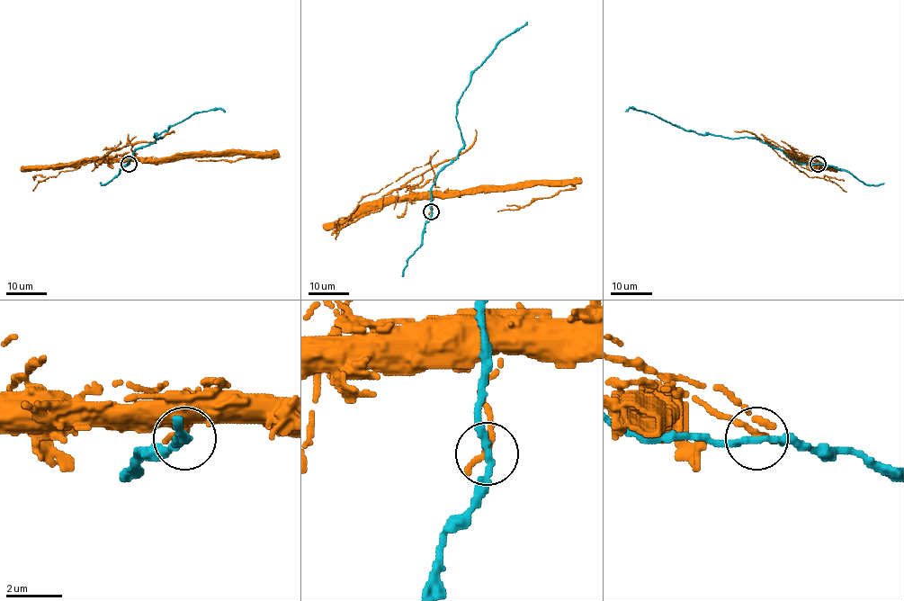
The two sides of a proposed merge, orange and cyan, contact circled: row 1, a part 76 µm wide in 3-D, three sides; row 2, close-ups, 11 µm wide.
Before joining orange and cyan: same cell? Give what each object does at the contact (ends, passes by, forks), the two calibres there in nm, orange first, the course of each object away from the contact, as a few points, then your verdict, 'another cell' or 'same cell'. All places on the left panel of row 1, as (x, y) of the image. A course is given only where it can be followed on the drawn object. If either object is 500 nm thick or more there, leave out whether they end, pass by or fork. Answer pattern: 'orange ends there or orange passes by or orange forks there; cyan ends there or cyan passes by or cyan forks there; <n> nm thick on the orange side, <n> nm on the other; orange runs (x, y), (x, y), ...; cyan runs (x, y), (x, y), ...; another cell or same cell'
orange ends there; cyan passes by; 320 nm thick on the orange side, 260 nm on the other; orange runs (129, 163), (128, 157), (170, 158), (174, 156), (273, 152), (263, 157), (249, 156), (235, 160), (195, 159); cyan runs (129, 164), (136, 149), (161, 138), (154, 138), (155, 134), (166, 131), (194, 113), (217, 109), (225, 112); another cell

